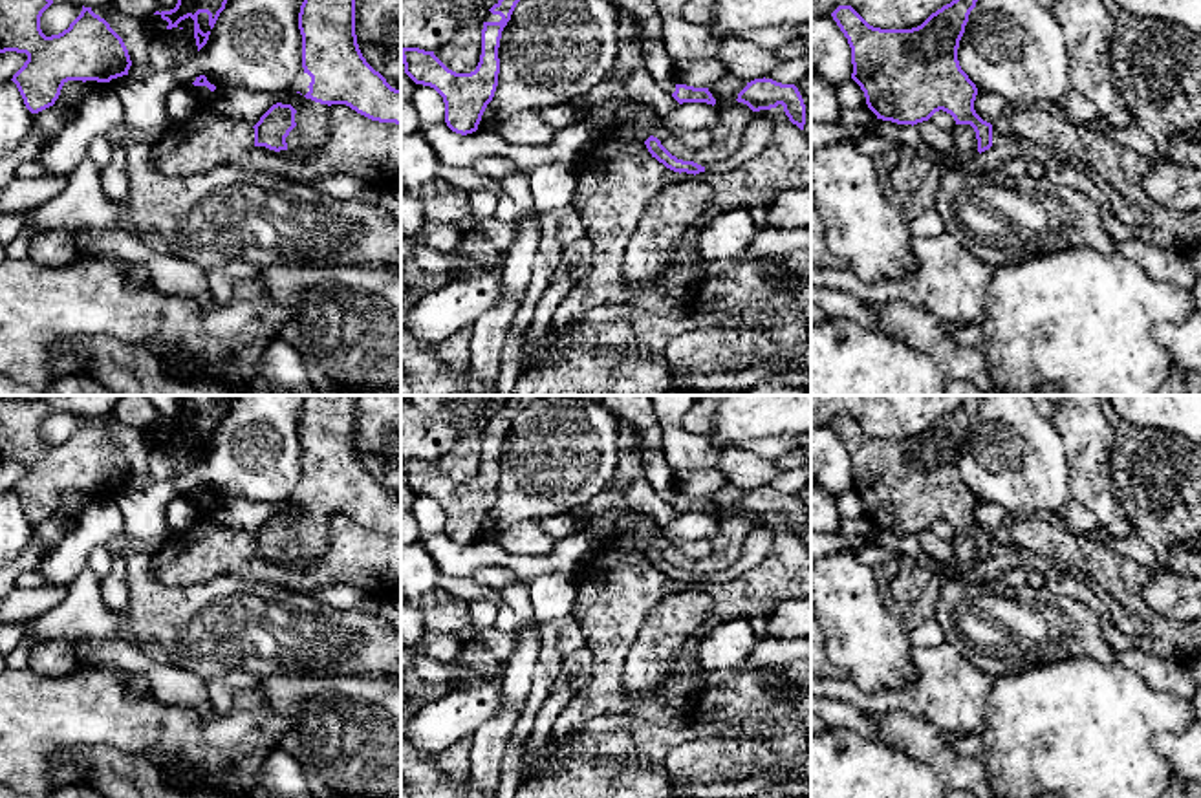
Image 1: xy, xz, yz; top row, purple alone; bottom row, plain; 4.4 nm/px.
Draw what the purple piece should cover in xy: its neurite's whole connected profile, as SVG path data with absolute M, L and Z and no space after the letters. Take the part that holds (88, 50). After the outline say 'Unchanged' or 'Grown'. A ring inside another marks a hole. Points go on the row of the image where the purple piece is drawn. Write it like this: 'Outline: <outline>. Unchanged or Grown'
Outline: M0 0L0 53L16 51L27 55L27 60L11 81L31 113L53 106L68 81L110 82L128 75L132 66L123 38L92 7L82 5L81 15L68 29L46 37L40 29L40 16L51 4L53 0Z. Unchanged

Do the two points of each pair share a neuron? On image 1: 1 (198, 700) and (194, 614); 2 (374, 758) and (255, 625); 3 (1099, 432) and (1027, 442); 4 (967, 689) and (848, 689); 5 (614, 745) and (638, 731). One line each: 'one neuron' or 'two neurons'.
1: two neurons
2: two neurons
3: two neurons
4: one neuron
5: one neuron

